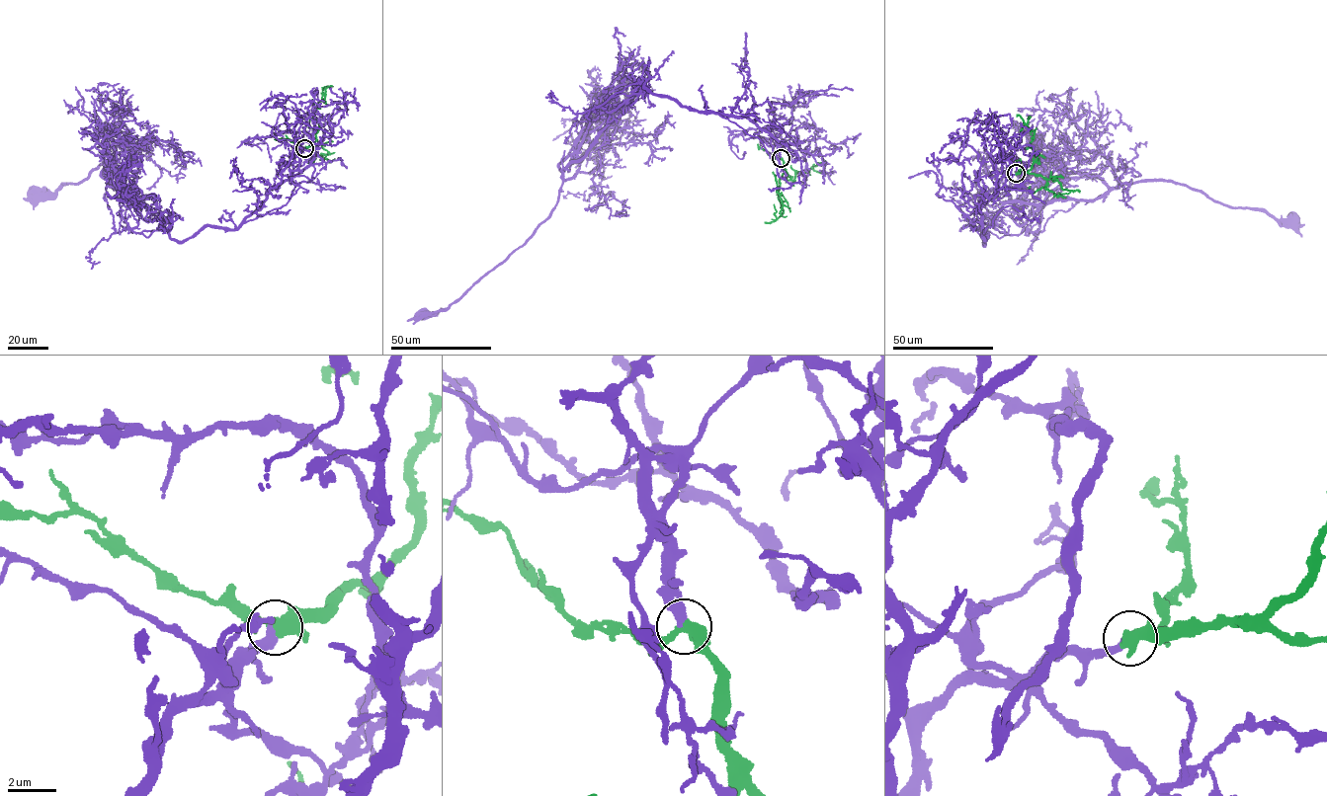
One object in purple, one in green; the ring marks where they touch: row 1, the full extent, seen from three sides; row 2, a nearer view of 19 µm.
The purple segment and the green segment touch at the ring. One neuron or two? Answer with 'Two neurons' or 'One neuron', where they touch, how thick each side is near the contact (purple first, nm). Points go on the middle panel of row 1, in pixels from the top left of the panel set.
One neuron. Place: (781, 158). Thickness 320 nm (purple) against 320 nm

